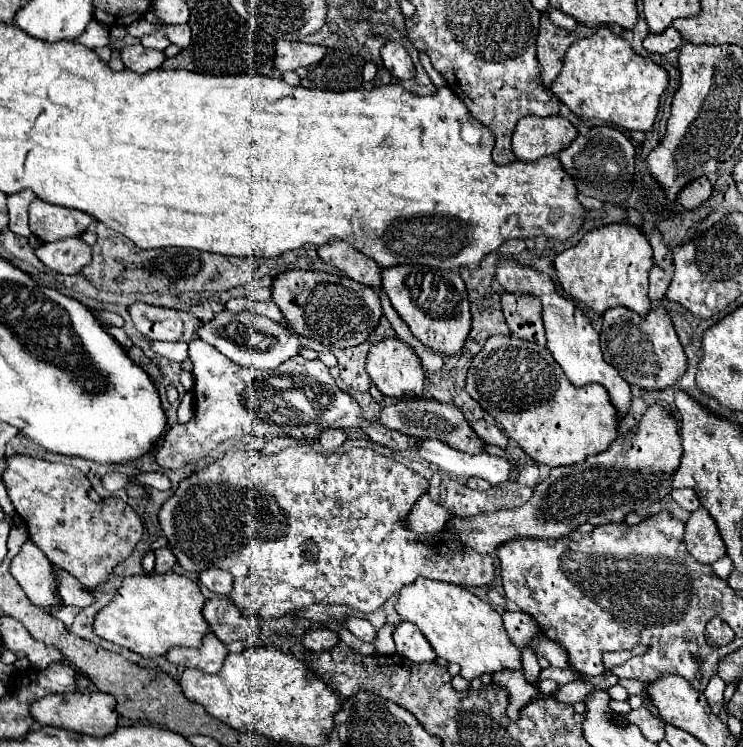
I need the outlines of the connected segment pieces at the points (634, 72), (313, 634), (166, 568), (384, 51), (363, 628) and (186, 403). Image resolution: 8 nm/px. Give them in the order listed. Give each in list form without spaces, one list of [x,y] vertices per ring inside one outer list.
[[[605,27],[591,37],[579,39],[565,53],[565,63],[551,91],[581,119],[601,119],[627,131],[651,131],[657,107],[667,89],[667,71],[651,59],[639,57],[629,41]]]
[[[307,631],[307,633],[303,633],[301,645],[307,651],[315,651],[315,653],[327,651],[327,649],[337,645],[337,635],[331,633],[331,631]]]
[[[161,547],[161,549],[155,549],[155,573],[169,573],[173,571],[173,567],[177,565],[177,559],[175,555],[167,549],[167,547]]]
[[[385,43],[381,47],[381,59],[385,69],[395,75],[397,79],[413,79],[415,77],[415,65],[411,61],[411,57],[407,55],[405,47],[399,43]]]
[[[349,617],[349,619],[347,619],[347,627],[349,627],[349,631],[351,631],[355,637],[359,637],[359,639],[363,639],[363,641],[367,641],[367,643],[375,643],[375,639],[377,639],[377,629],[375,629],[371,623],[367,623],[365,619]]]
[[[185,393],[177,415],[179,415],[179,423],[187,423],[193,417],[193,393]]]

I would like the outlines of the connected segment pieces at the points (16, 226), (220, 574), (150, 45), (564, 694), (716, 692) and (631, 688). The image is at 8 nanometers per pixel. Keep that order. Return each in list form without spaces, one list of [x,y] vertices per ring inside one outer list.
[[[23,189],[19,193],[7,195],[7,211],[9,211],[9,229],[21,237],[29,237],[29,223],[27,223],[27,207],[33,201],[33,191]]]
[[[207,569],[201,573],[199,581],[217,595],[229,595],[233,589],[233,577],[221,569]]]
[[[157,33],[145,35],[145,37],[141,37],[141,43],[143,43],[147,49],[157,49],[157,51],[163,51],[163,49],[169,45],[169,41],[165,41],[161,33],[159,33],[159,35],[157,35]]]
[[[573,681],[573,683],[567,683],[567,685],[559,685],[559,689],[553,693],[555,699],[559,703],[577,703],[577,701],[583,701],[585,695],[591,691],[593,687],[589,687],[589,683],[579,683],[579,681]]]
[[[713,675],[707,689],[703,691],[703,695],[705,695],[705,699],[715,715],[719,715],[719,711],[723,707],[723,691],[725,691],[725,683],[721,681],[719,675]]]
[[[619,679],[619,685],[625,687],[629,695],[641,695],[641,697],[645,699],[645,705],[651,707],[651,701],[649,701],[649,697],[647,697],[647,687],[645,687],[645,685],[649,685],[649,683],[643,683],[643,681],[631,681],[631,679]]]

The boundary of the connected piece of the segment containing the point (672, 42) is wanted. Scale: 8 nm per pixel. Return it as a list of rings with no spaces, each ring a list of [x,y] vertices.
[[[667,27],[663,33],[655,35],[655,33],[649,33],[645,39],[643,39],[643,47],[649,51],[649,53],[657,53],[657,55],[665,55],[673,49],[677,49],[681,45],[681,35],[673,29],[673,27]]]

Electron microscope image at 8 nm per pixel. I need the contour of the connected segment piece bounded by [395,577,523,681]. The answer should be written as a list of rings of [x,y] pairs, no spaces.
[[[421,577],[399,591],[395,609],[405,621],[411,621],[419,627],[439,659],[457,663],[461,667],[461,677],[467,681],[483,675],[495,675],[505,669],[523,671],[521,649],[507,635],[501,615],[489,603],[481,601],[459,585]]]

